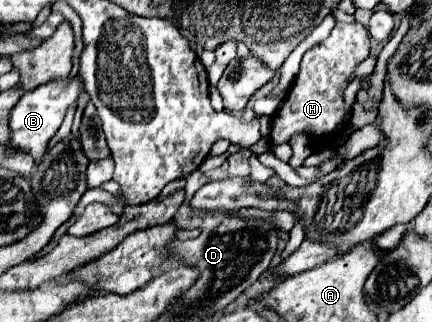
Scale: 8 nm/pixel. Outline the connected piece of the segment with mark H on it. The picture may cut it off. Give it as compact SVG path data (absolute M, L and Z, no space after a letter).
M338 22L330 36L310 48L304 58L300 72L288 90L284 104L280 106L278 114L272 120L272 134L270 142L282 144L288 142L294 134L310 130L312 138L332 136L336 130L344 130L348 124L348 114L344 112L344 88L348 76L354 68L368 58L368 30L362 24L344 24Z

